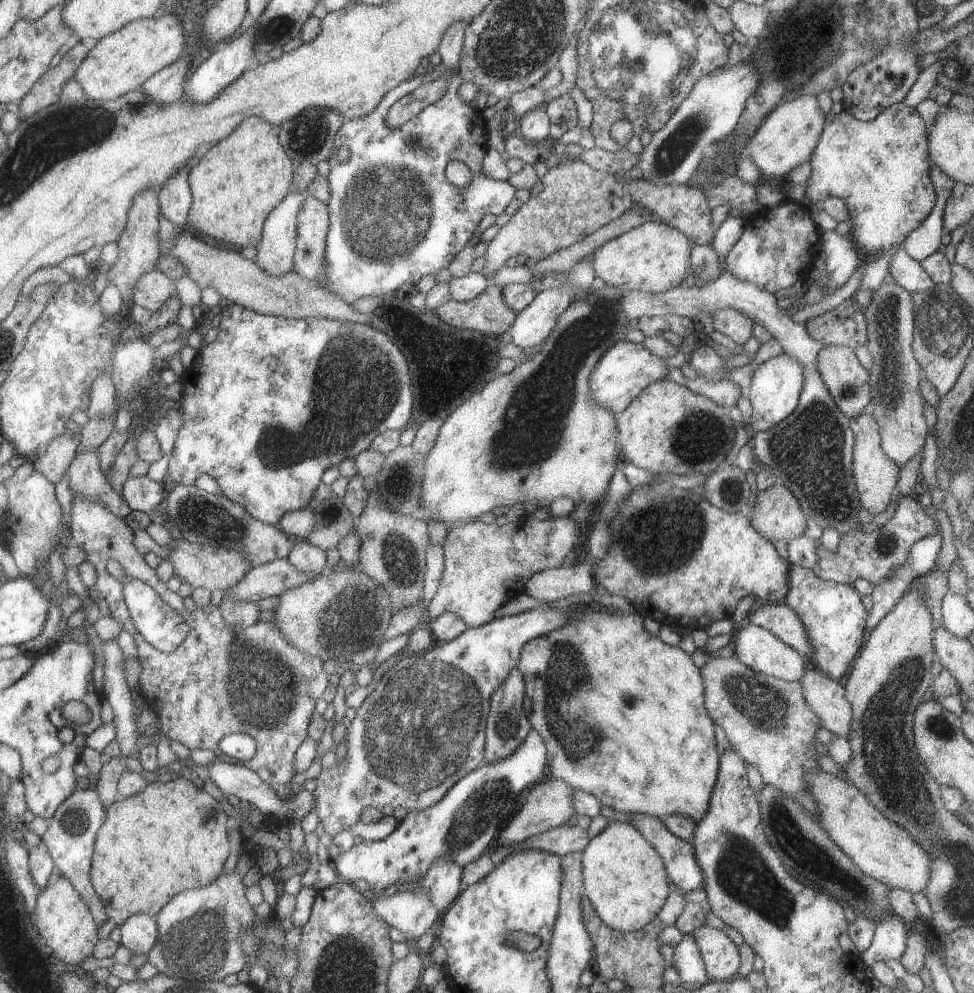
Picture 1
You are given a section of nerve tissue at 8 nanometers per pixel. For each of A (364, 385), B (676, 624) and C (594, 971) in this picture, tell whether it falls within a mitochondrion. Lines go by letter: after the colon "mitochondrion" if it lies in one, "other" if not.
A: mitochondrion
B: other
C: other

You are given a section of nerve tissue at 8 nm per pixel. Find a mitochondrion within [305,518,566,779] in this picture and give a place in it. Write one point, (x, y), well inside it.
(353, 605)

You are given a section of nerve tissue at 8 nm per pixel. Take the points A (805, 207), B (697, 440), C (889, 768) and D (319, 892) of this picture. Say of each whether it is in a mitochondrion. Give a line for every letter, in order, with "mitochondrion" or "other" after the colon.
A: other
B: mitochondrion
C: mitochondrion
D: other

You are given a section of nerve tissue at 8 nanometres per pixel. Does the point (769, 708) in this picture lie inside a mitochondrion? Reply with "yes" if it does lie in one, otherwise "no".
yes

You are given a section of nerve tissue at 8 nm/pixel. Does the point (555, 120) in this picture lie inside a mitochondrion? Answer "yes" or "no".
no

